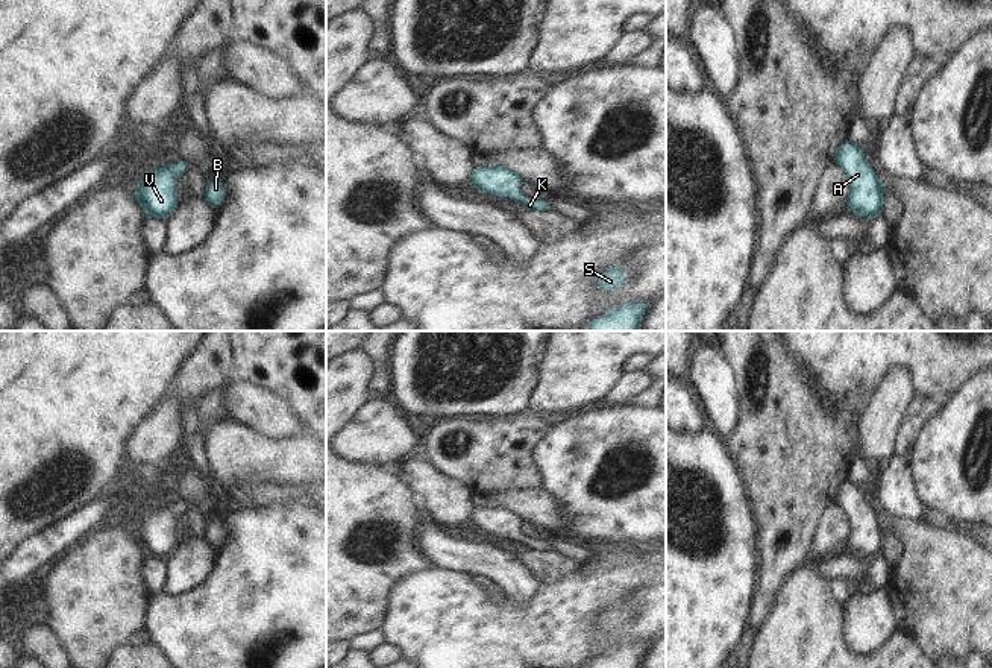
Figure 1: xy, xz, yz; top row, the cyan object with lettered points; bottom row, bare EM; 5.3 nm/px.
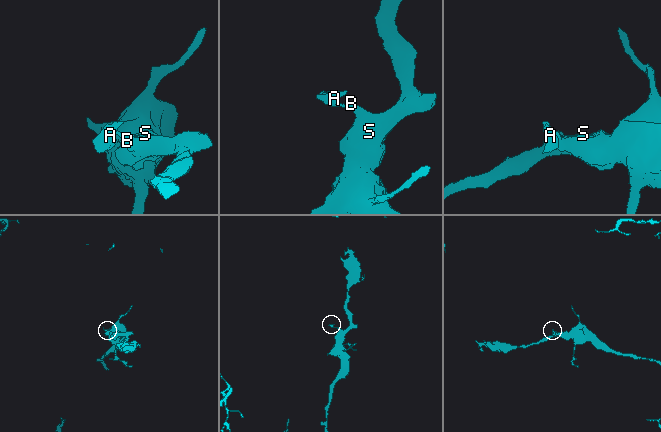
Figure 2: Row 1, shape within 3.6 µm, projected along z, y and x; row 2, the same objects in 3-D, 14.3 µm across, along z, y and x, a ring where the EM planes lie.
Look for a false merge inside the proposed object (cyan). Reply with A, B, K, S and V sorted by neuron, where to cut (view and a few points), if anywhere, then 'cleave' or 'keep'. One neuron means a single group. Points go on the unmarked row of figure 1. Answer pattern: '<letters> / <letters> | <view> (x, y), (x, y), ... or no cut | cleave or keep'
A B K S V | no cut | keep

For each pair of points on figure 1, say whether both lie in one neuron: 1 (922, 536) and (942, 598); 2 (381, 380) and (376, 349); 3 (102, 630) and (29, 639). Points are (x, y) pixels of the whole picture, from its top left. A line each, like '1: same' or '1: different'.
1: same
2: same
3: different

